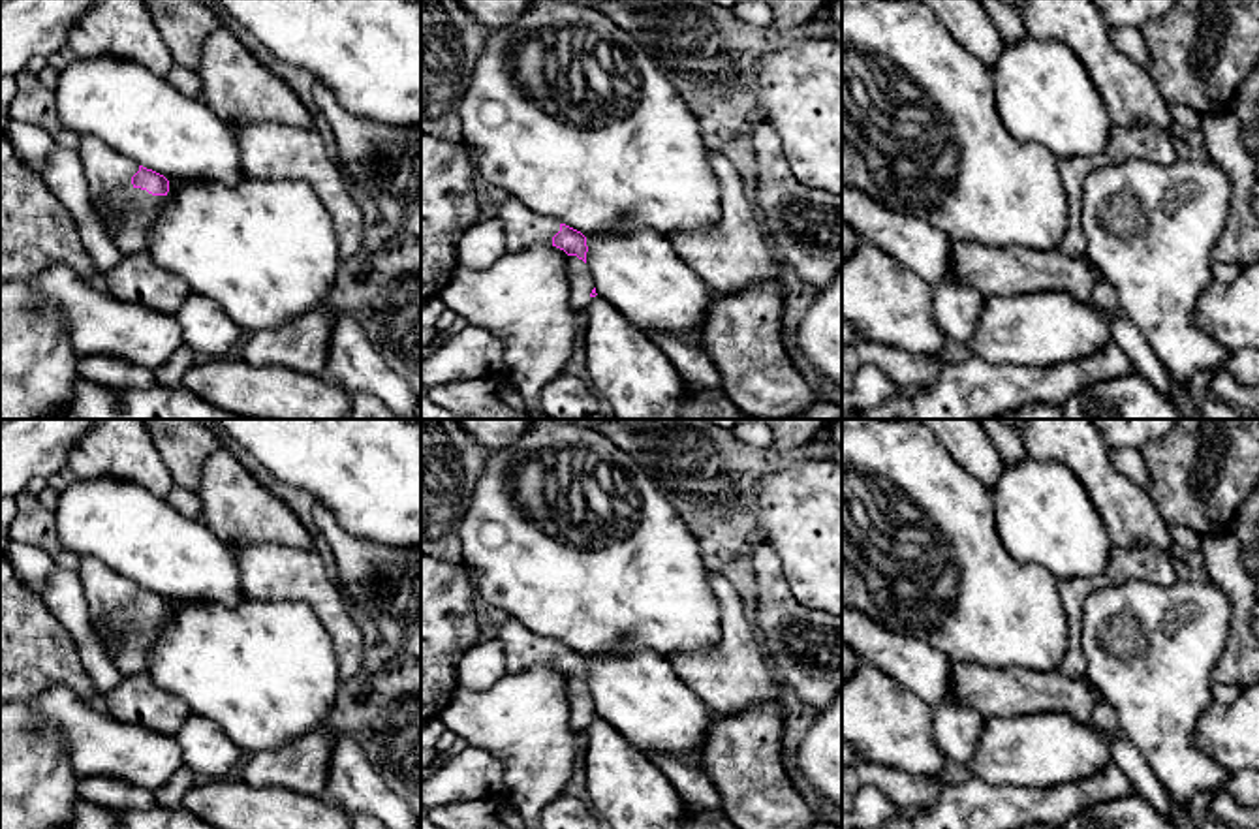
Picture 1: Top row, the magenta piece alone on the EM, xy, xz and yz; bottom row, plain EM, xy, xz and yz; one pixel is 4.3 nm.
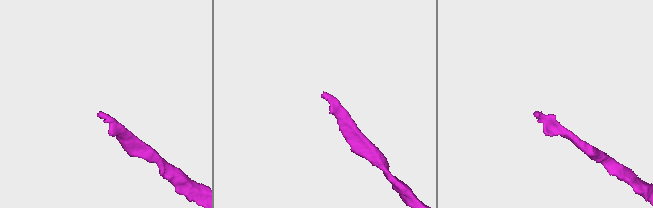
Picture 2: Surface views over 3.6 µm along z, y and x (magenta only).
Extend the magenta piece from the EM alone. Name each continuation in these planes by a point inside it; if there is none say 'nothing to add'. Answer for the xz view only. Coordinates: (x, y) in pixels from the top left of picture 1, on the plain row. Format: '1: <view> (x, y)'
1: xz (525, 649)

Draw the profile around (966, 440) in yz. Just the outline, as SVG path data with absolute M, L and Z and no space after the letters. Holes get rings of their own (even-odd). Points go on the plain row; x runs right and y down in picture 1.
M902 419L926 427L949 455L987 487L994 487L1005 470L985 429L977 419Z

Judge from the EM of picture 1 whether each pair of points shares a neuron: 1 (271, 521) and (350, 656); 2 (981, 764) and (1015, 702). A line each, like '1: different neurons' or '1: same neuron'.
1: different neurons
2: different neurons

